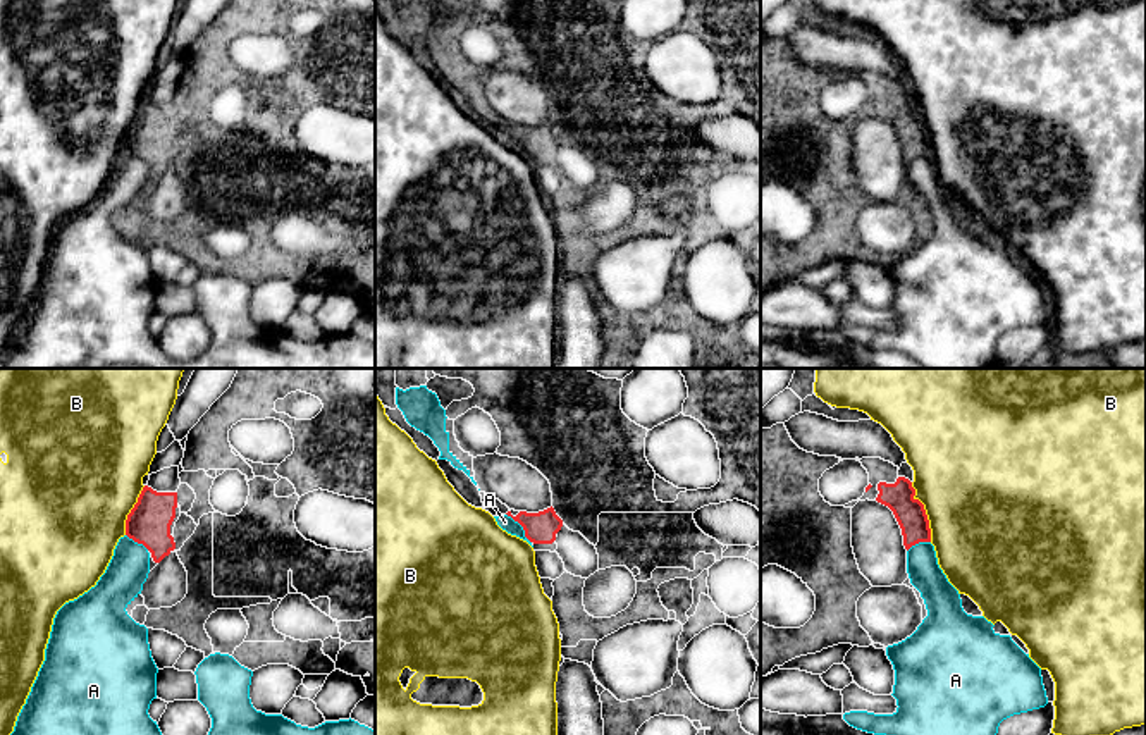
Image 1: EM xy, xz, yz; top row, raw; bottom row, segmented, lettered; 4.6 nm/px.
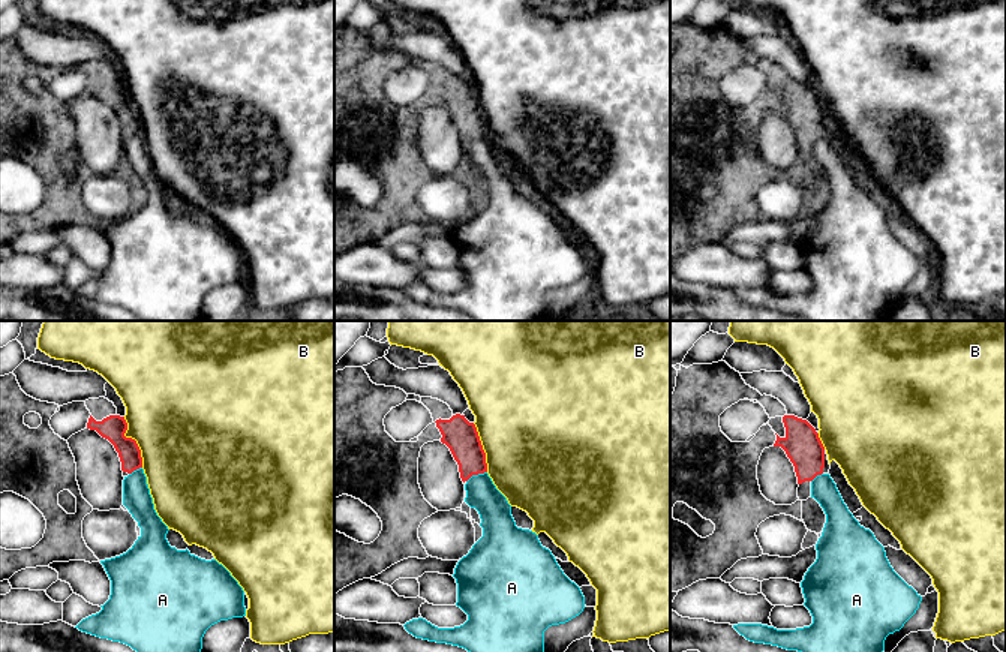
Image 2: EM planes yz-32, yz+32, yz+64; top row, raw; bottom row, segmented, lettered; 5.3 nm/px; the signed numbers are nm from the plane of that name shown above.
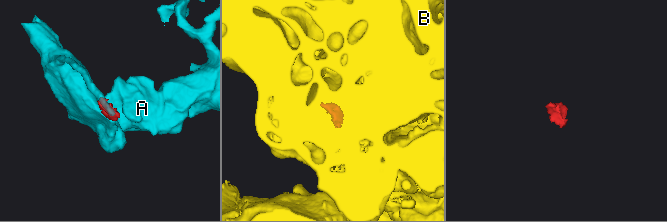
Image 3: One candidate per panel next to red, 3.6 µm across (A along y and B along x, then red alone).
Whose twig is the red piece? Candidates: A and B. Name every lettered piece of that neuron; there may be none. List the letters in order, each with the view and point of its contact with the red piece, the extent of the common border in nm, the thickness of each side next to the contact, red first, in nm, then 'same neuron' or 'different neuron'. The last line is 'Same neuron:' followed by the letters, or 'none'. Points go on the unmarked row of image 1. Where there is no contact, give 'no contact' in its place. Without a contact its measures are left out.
A: xz (522, 140) | 180 nm | 150/70 nm | different neuron
B: yz (924, 126) | 300 nm | 140/500 nm | different neuron
Same neuron: none

